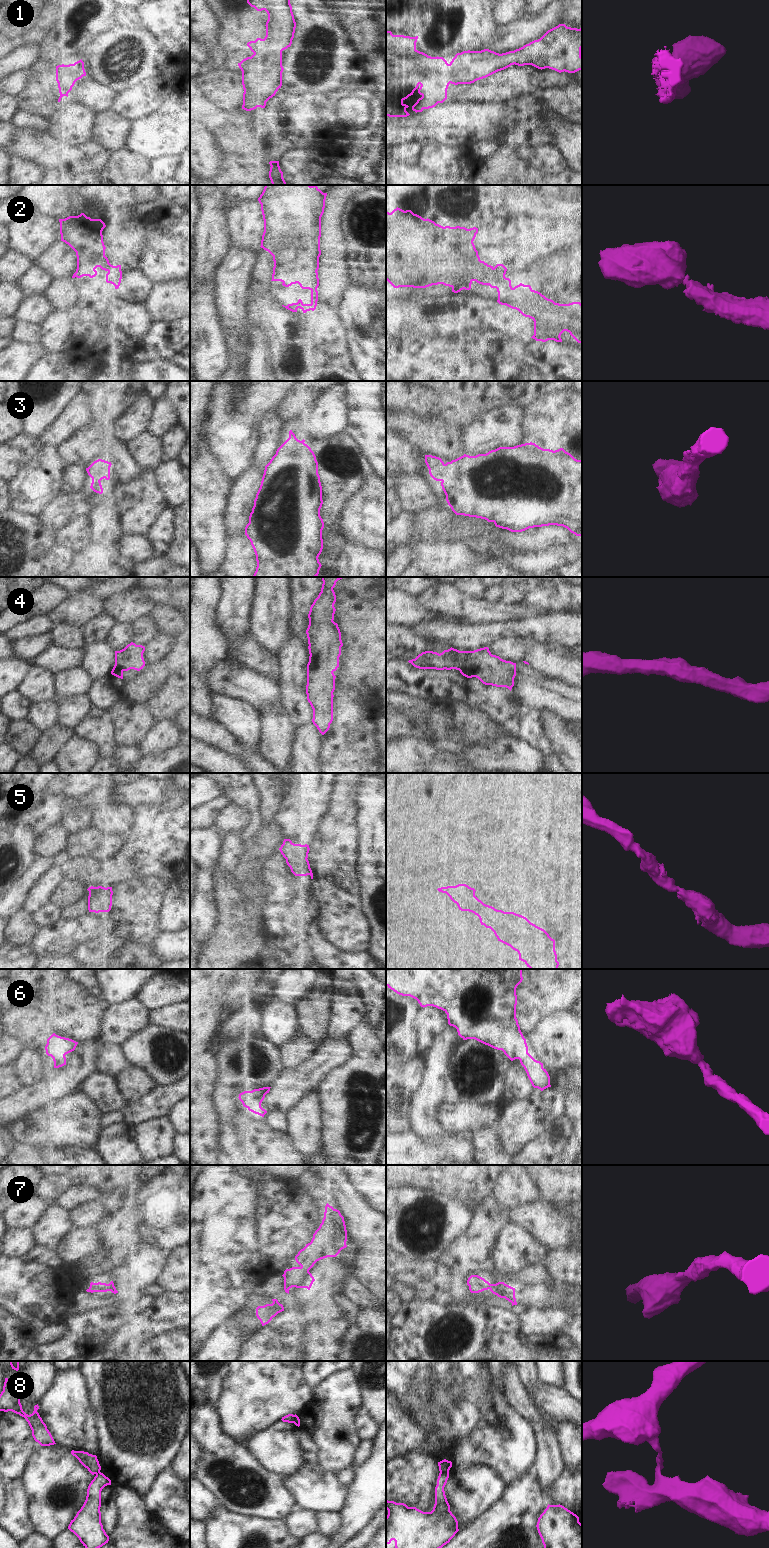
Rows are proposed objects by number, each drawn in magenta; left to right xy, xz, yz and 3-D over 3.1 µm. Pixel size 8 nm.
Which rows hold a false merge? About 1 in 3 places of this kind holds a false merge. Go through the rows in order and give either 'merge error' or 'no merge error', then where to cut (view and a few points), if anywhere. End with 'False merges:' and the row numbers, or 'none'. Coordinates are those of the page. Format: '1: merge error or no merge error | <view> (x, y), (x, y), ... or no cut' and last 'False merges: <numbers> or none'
1: no merge error | no cut
2: no merge error | no cut
3: no merge error | no cut
4: no merge error | no cut
5: no merge error | no cut
6: no merge error | no cut
7: no merge error | no cut
8: merge error | yz (448, 1470), (440, 1472)
False merges: 8

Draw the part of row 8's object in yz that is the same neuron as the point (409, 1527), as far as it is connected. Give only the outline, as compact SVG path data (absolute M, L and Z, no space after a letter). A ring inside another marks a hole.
M449 1471L439 1473L431 1512L386 1500L386 1545L394 1540L395 1548L442 1548L450 1542L459 1529L444 1491L448 1478Z

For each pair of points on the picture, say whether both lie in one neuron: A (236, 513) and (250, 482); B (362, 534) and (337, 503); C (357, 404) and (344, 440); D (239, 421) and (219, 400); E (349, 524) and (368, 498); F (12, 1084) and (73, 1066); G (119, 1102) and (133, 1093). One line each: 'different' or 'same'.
A: same
B: different
C: different
D: same
E: same
F: different
G: different

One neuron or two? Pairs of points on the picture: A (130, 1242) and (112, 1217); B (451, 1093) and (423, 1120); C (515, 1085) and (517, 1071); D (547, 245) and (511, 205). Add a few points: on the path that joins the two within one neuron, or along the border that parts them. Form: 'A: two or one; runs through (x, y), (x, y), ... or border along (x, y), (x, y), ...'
A: one; runs through (124, 1236), (118, 1223)
B: two; border along (435, 1087), (443, 1102)
C: one; runs through (517, 1082), (517, 1074)
D: two; border along (521, 210), (508, 216), (499, 226)

